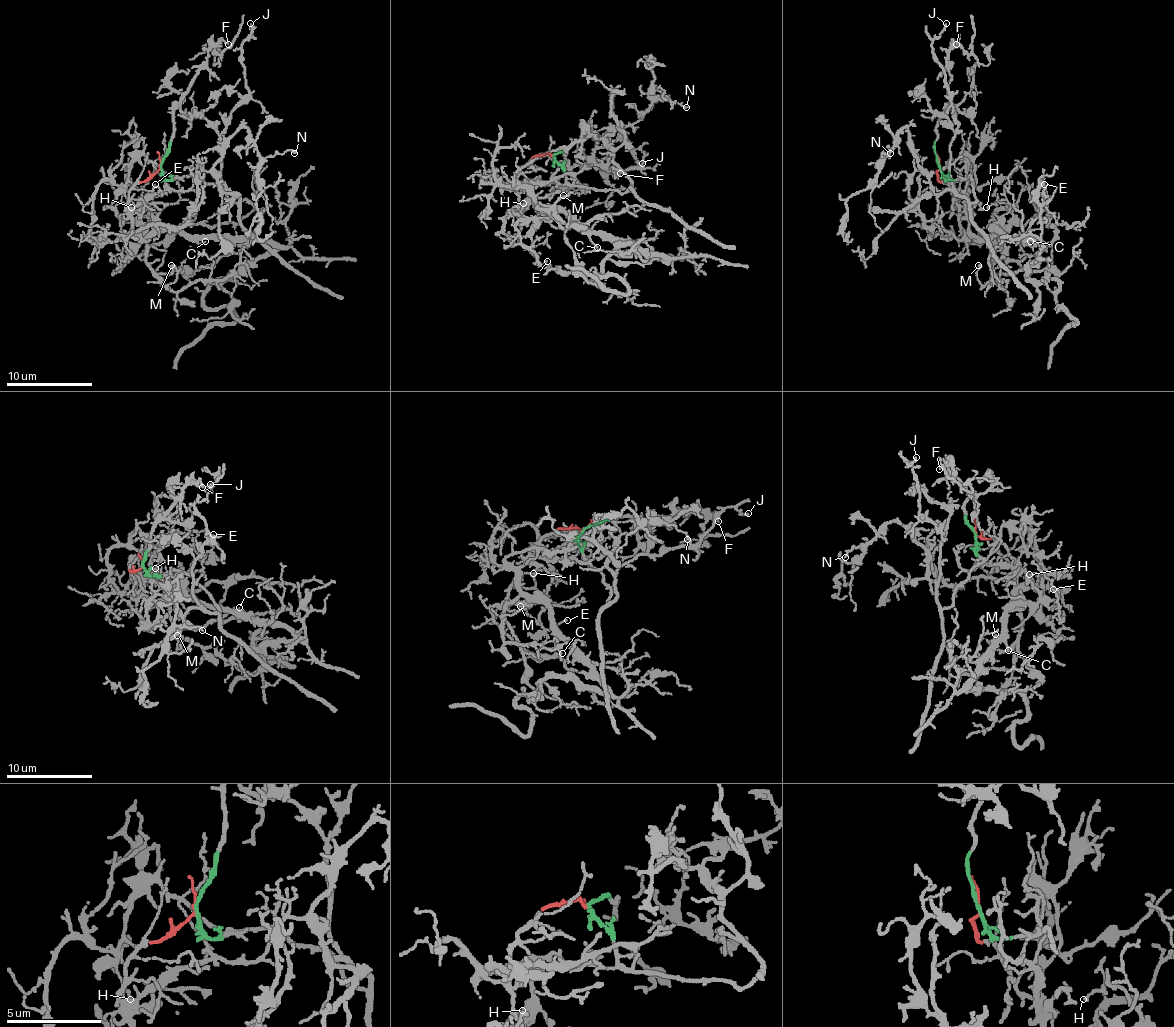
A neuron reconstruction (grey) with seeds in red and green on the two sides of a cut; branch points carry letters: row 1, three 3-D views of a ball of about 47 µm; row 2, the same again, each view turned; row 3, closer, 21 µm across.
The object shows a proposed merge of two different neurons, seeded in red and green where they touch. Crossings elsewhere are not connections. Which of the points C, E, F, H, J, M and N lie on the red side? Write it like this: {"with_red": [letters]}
{"with_red": ["C", "E", "H", "M"]}

